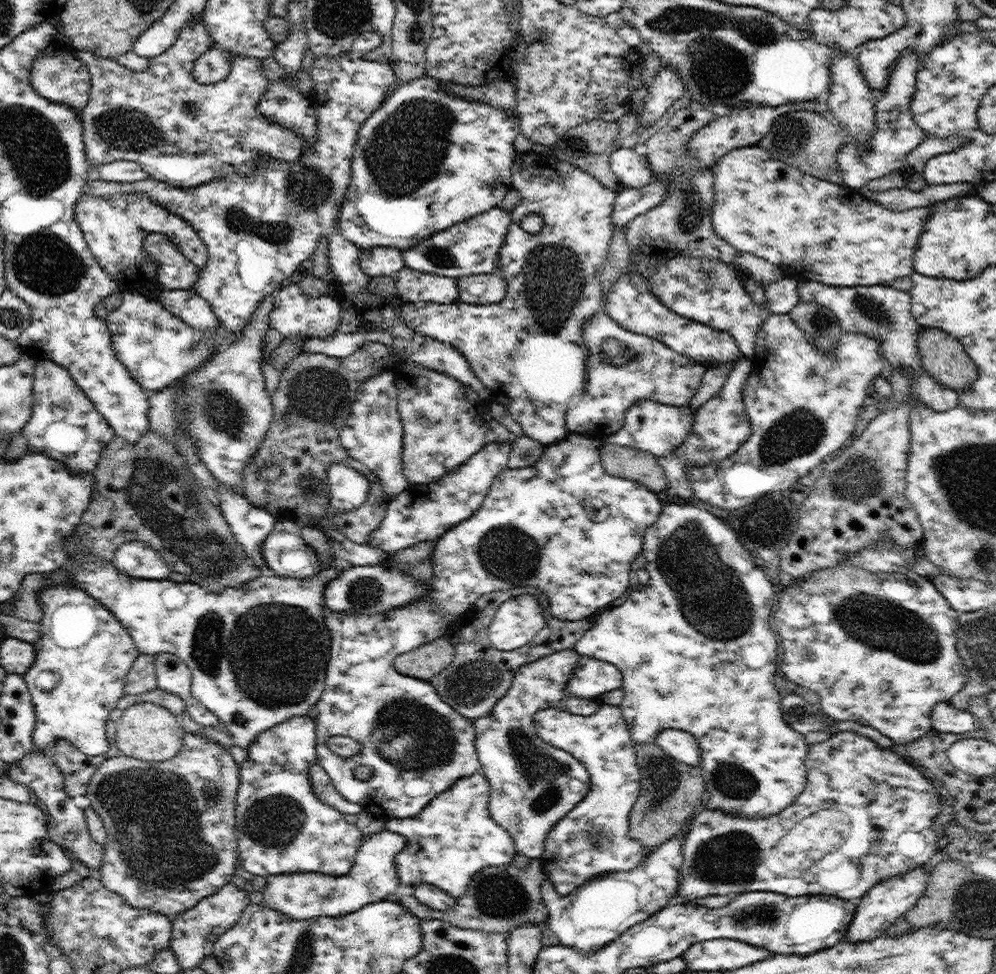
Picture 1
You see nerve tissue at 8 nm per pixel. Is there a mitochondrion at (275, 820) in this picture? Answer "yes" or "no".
yes

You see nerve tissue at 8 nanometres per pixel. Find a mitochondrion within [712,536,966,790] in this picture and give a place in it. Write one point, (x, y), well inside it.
(881, 624)

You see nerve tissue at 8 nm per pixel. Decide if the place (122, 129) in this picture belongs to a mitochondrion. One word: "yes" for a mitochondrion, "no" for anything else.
yes

